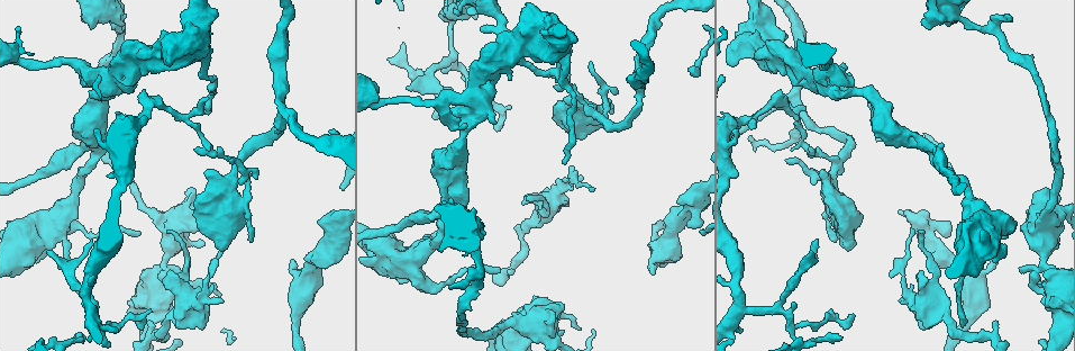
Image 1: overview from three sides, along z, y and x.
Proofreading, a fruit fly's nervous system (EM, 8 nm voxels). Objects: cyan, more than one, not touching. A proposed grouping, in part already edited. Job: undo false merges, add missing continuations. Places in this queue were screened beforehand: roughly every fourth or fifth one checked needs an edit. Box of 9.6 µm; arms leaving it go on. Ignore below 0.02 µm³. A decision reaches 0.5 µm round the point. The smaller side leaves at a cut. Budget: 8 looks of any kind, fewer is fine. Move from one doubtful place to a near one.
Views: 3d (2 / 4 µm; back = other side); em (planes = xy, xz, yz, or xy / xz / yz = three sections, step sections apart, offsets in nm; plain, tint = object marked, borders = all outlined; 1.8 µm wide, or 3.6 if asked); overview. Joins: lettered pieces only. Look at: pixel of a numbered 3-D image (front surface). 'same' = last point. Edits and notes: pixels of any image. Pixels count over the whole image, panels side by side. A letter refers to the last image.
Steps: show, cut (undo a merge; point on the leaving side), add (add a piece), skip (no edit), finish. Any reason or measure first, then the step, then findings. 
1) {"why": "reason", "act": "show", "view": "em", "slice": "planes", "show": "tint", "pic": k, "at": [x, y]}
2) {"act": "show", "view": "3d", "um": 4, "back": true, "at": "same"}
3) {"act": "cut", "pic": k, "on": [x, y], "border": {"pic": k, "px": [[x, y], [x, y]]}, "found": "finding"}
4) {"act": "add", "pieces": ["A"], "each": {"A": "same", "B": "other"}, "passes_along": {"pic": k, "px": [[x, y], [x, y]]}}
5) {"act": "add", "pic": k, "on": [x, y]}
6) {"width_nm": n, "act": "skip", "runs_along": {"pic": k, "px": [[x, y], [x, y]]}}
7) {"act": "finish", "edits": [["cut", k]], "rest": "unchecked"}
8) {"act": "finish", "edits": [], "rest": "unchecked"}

{"why": "stops while still wide", "act": "show", "view": "em", "slice": "planes", "show": "borders", "pic": 1, "at": [993, 262]}

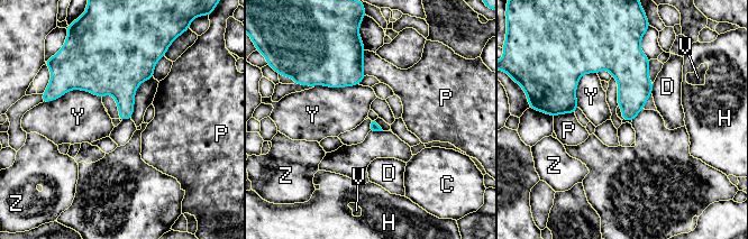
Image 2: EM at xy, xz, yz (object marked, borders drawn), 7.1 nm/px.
{"act": "skip", "each": {"C": "other", "D": "other", "H": "other", "P": "other", "V": "other", "Y": "other", "Z": "other"}, "runs_along": {"pic": 2, "px": [[646, 61], [584, 67], [556, 108]]}, "found": "no lettered piece goes on from it"}

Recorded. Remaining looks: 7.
{"why": "calibre changes", "act": "show", "view": "3d", "um": 4, "pic": 1, "at": [453, 191]}

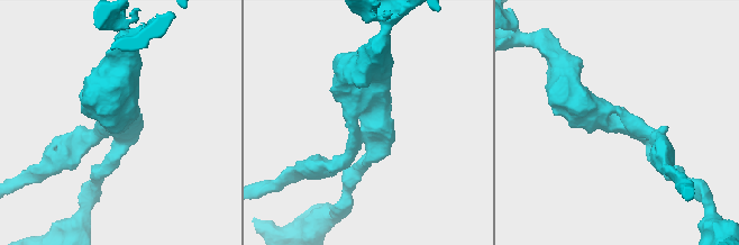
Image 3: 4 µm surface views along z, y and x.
{"arms": 3, "arm_widths_nm": [220, 220, 550], "act": "show", "view": "em", "slice": "planes", "show": "tint", "pic": 3, "at": [117, 128]}

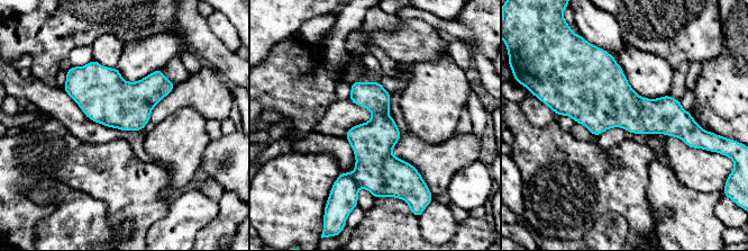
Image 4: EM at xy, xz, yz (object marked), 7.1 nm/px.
{"why": "see the neighbours", "act": "show", "view": "em", "slice": "planes", "show": "borders", "at": "same"}

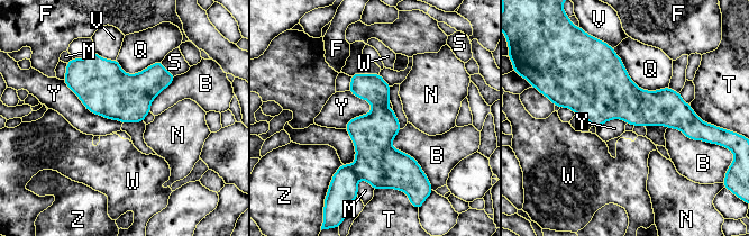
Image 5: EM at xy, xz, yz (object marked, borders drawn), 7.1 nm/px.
{"width_nm": 300, "act": "skip", "each": {"B": "other", "F": "other", "M": "other", "N": "other", "Q": "other", "S": "other", "T": "other", "V": "other", "W": "other", "Y": "other", "Z": "other"}, "border": {"pic": 5, "px": [[62, 80], [89, 110], [122, 123]]}, "found": "one neuron here"}

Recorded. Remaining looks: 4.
{"why": "thick turns thin", "act": "show", "view": "3d", "um": 4, "pic": 1, "at": [509, 323]}

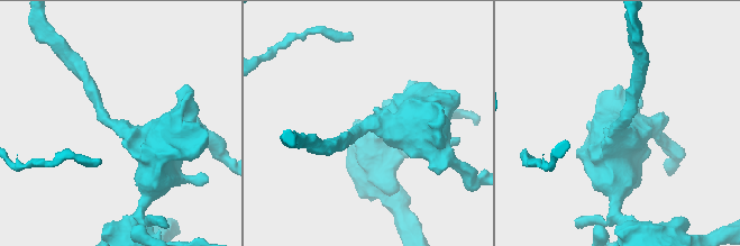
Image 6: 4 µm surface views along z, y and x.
{"arm_widths_nm": [190, 500], "why": "need the tissue", "act": "show", "view": "em", "um": 3.6, "slice": "planes", "show": "borders", "pic": 6, "at": [115, 125]}

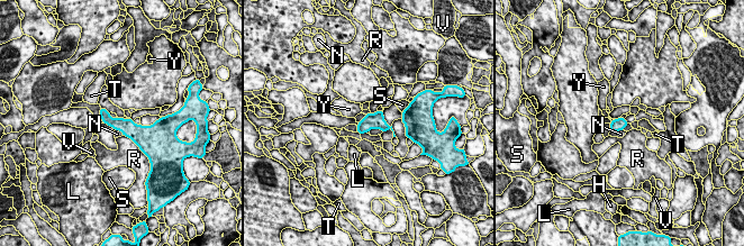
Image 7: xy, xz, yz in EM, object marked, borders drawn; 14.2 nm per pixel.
{"act": "skip", "each": {"H": "other", "L": "other", "N": "other", "R": "other", "S": "other", "T": "other", "V": "other", "Y": "other"}, "runs_along": {"pic": 7, "px": [[102, 111], [132, 130], [148, 130]]}, "found": "all the same neuron"}

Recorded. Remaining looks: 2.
{"act": "finish", "edits": [], "rest": "unchecked"}

